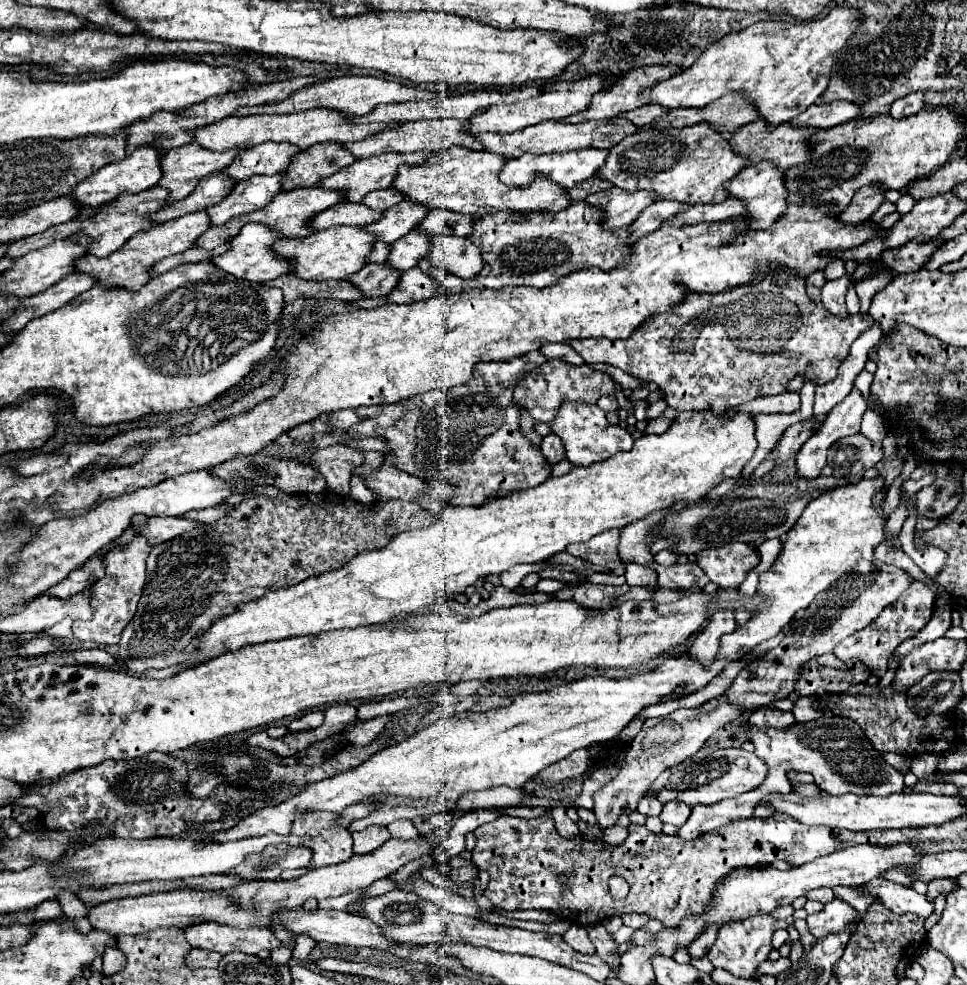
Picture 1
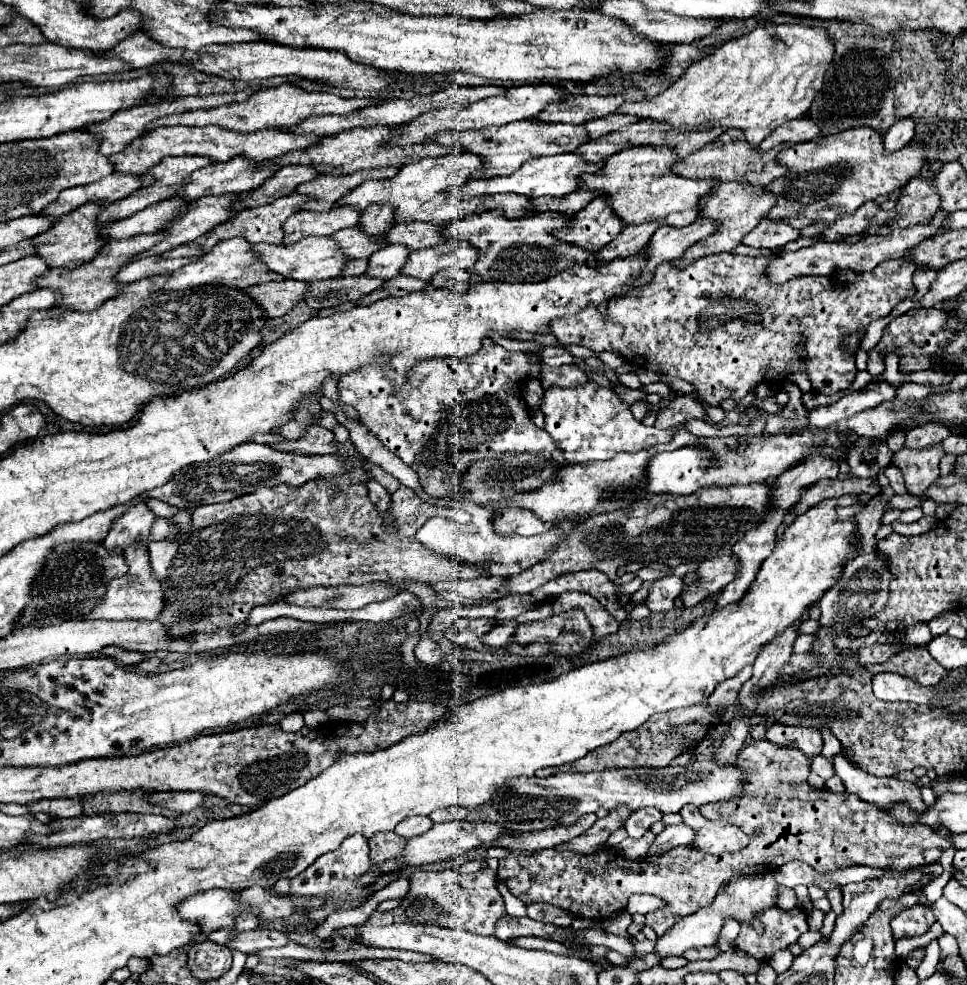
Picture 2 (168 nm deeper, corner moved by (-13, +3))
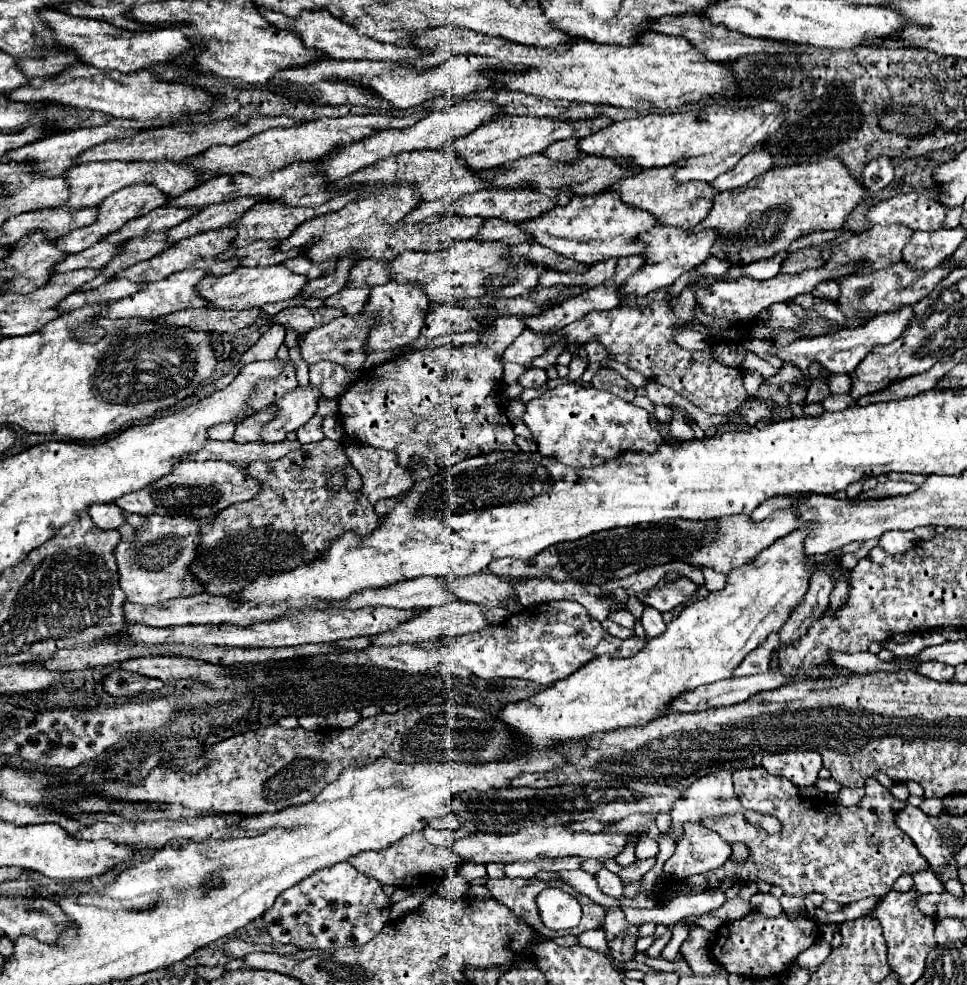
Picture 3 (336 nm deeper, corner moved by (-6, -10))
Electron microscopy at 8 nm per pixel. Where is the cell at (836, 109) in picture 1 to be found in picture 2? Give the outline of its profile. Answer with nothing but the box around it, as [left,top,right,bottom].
[758,117,818,153]

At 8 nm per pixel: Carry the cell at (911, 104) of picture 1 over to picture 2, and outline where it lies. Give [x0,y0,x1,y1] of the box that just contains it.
[884,119,916,155]

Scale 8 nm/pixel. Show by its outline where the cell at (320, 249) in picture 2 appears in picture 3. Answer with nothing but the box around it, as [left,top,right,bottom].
[197,264,307,310]

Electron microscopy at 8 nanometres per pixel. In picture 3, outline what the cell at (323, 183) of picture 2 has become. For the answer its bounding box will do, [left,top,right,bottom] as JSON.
[235,192,359,246]

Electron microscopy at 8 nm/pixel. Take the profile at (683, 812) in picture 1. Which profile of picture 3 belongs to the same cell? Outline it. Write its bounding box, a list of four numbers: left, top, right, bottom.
[665,824,731,878]

